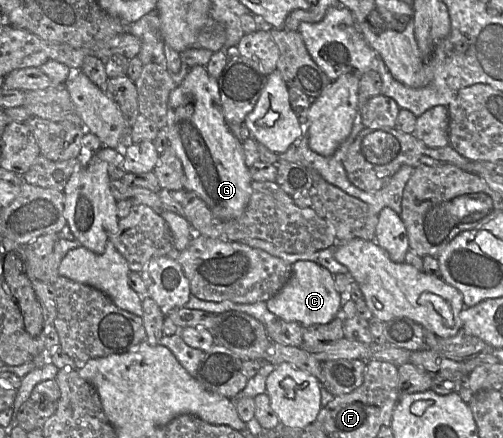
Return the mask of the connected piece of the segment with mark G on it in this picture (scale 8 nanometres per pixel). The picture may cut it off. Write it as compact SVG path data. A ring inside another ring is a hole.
M193 66L180 86L169 95L166 129L169 146L182 163L184 189L194 192L209 207L215 217L232 220L240 217L252 194L252 177L245 163L240 142L227 127L217 79L203 66Z

